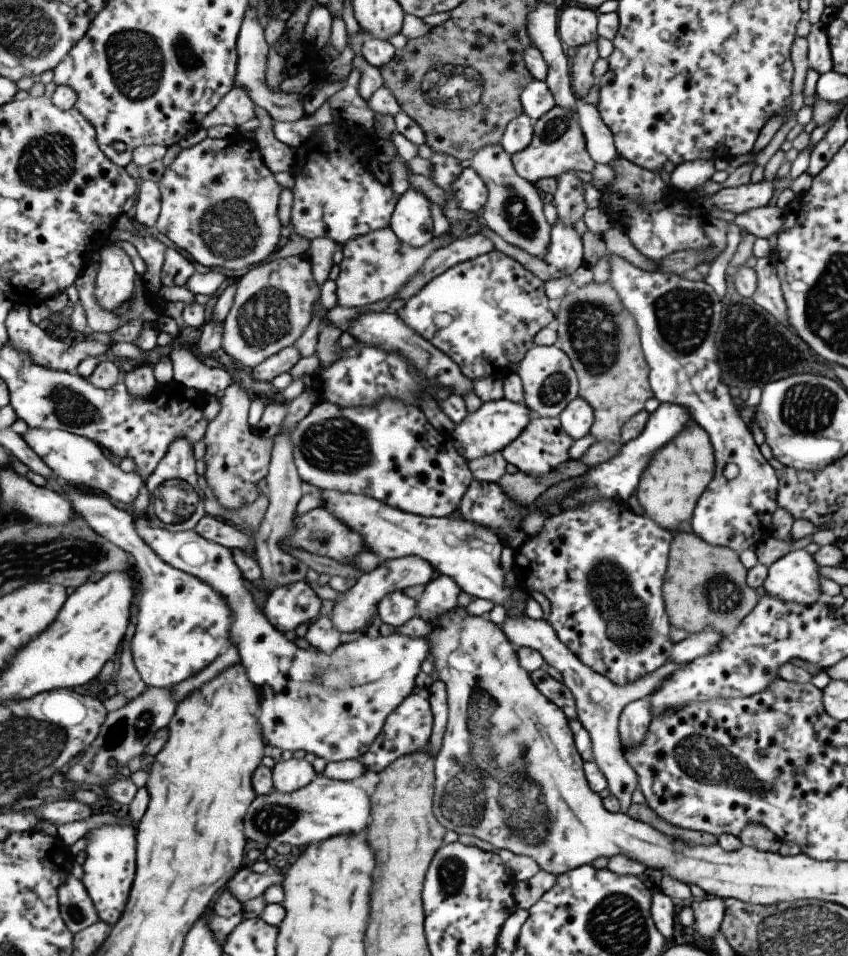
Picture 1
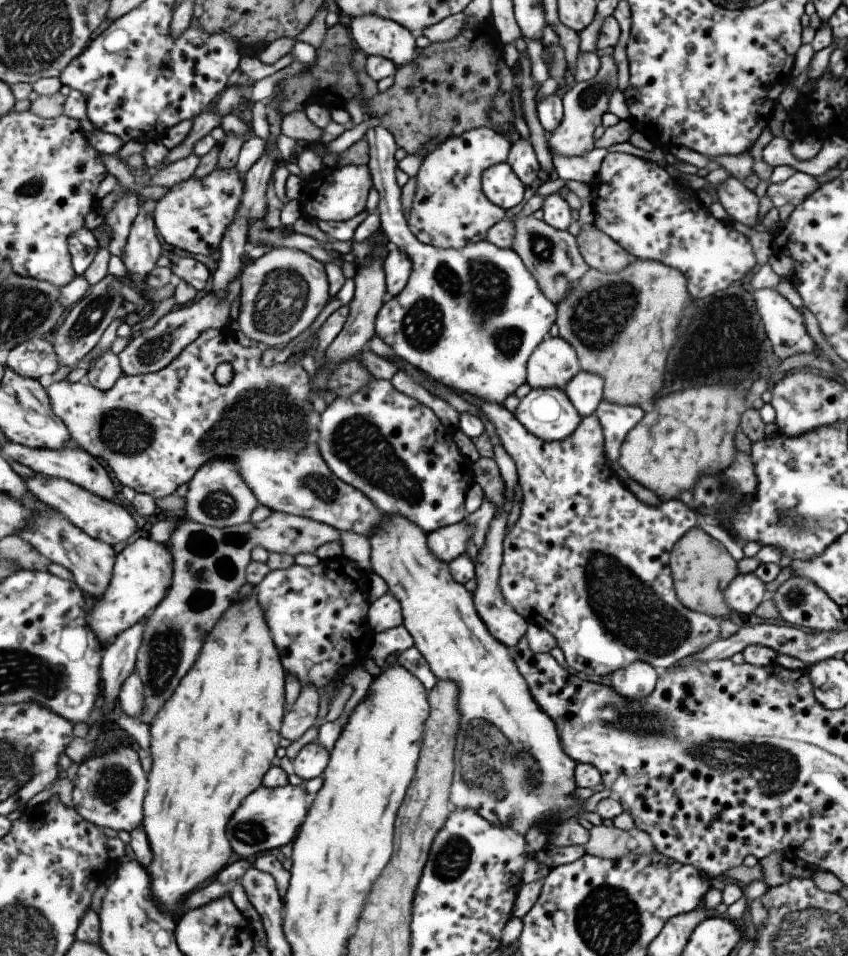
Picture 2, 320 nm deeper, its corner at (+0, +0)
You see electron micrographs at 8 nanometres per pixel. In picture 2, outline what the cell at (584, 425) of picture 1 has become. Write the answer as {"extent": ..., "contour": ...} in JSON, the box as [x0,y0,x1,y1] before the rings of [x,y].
{"extent":[566,370,605,418],"contour":[[[582,370],[566,388],[567,396],[583,418],[595,415],[604,400],[605,380]]]}

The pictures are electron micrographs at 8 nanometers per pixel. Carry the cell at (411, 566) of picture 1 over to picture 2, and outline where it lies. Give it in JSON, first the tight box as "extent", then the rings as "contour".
{"extent":[429,520,475,564],"contour":[[[463,520],[455,525],[429,533],[430,550],[439,560],[450,564],[453,560],[457,560],[459,556],[466,553],[469,540],[473,536],[475,536],[473,524]]]}

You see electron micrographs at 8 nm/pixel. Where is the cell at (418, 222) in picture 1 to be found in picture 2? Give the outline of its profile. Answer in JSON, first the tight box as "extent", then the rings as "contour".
{"extent":[384,247,413,297],"contour":[[[391,247],[390,254],[384,261],[384,270],[388,293],[395,297],[408,286],[413,274],[413,260],[401,248]]]}

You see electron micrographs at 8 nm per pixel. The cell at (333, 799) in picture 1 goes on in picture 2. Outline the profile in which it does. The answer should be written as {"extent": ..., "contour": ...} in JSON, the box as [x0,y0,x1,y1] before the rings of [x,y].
{"extent":[231,786,313,860],"contour":[[[261,786],[242,804],[235,818],[231,818],[231,846],[234,847],[236,857],[255,860],[263,853],[278,850],[286,844],[293,844],[298,838],[299,830],[311,812],[313,797],[304,786],[283,786],[271,789]]]}

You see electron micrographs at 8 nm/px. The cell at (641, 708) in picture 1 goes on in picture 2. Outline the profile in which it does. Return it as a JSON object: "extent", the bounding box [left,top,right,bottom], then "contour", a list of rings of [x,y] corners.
{"extent":[612,662,659,702],"contour":[[[636,662],[612,674],[612,688],[633,702],[644,702],[649,698],[657,682],[659,671],[645,662]]]}

